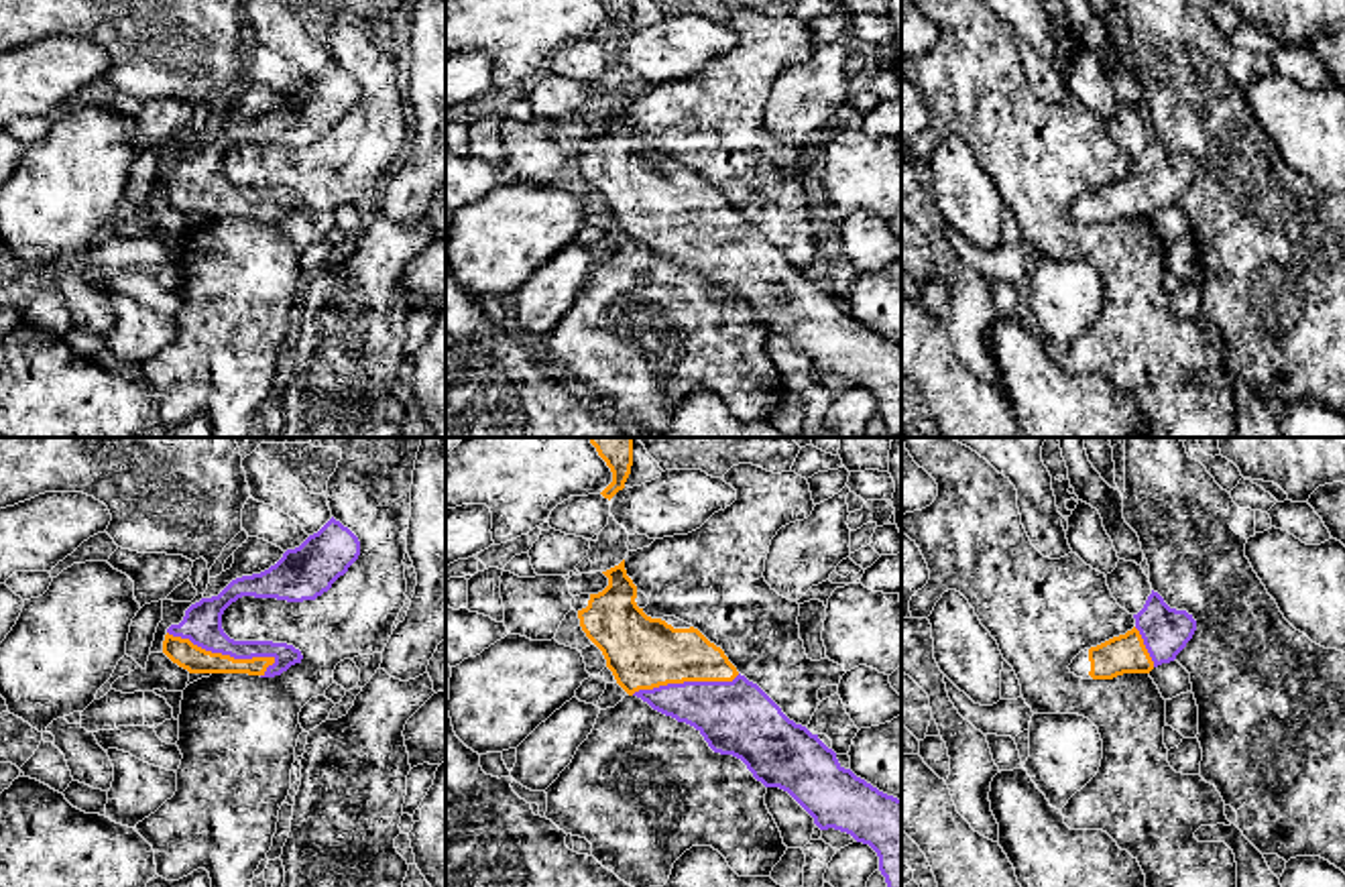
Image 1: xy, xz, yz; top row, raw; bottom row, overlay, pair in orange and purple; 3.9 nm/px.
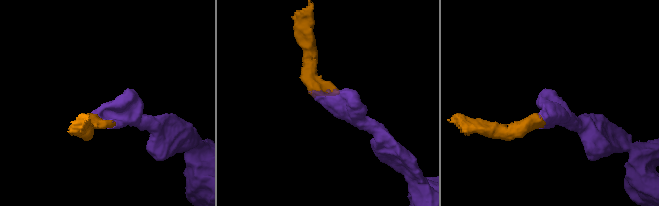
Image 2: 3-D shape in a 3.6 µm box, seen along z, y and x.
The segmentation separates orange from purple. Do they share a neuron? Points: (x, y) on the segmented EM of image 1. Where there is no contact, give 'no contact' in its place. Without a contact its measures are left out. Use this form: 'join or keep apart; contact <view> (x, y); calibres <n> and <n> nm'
join; contact xy (220, 654); calibres 110 and 160 nm

